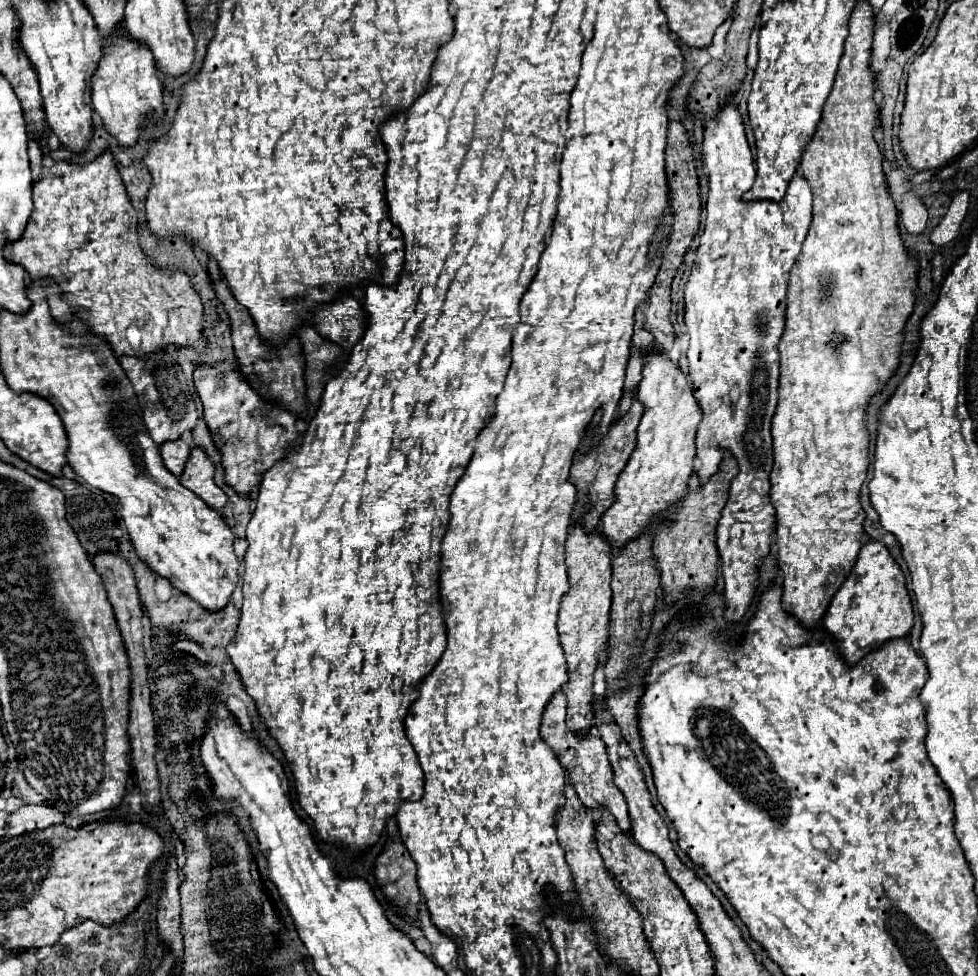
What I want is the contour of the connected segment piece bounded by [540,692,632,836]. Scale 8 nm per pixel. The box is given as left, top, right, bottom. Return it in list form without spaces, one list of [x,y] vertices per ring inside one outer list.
[[[558,692],[550,700],[550,706],[546,706],[544,718],[542,718],[542,728],[540,728],[540,738],[550,746],[550,750],[560,760],[562,768],[568,772],[568,780],[574,786],[574,790],[576,790],[578,798],[582,800],[582,804],[586,808],[590,808],[592,812],[598,812],[598,808],[608,808],[610,814],[616,818],[620,830],[626,832],[628,836],[632,836],[632,824],[630,824],[630,818],[628,818],[626,800],[624,800],[622,792],[616,788],[616,784],[614,784],[614,774],[612,774],[612,766],[608,762],[606,746],[604,746],[604,742],[600,738],[596,738],[592,734],[580,738],[580,736],[576,736],[574,732],[568,730],[564,692]]]

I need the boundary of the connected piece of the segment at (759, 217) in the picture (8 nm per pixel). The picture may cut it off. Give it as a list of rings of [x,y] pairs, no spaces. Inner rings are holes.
[[[728,100],[722,106],[722,110],[718,112],[716,118],[706,118],[702,148],[704,148],[704,166],[710,170],[710,182],[708,182],[708,202],[706,202],[706,228],[704,228],[704,232],[700,236],[700,246],[698,246],[698,252],[696,252],[696,264],[692,266],[692,274],[690,274],[690,280],[688,280],[686,290],[684,290],[684,300],[686,300],[684,320],[686,320],[686,328],[688,328],[688,336],[690,336],[690,348],[688,348],[686,356],[688,356],[688,366],[690,366],[688,374],[692,378],[694,396],[696,396],[696,402],[698,402],[700,410],[702,410],[702,420],[700,420],[698,434],[696,434],[696,456],[700,458],[702,464],[696,470],[696,476],[700,478],[700,484],[708,482],[710,476],[718,470],[724,450],[730,450],[732,456],[736,458],[738,466],[740,466],[740,472],[736,474],[736,478],[732,482],[732,488],[730,488],[730,500],[728,500],[726,508],[722,510],[722,518],[720,518],[718,530],[716,530],[716,548],[718,548],[720,558],[722,558],[722,578],[724,578],[724,600],[726,600],[724,618],[726,618],[726,622],[740,622],[744,618],[746,610],[750,608],[752,600],[754,600],[754,594],[756,594],[756,588],[758,588],[758,568],[764,564],[764,558],[770,552],[772,532],[776,528],[776,510],[774,510],[774,504],[770,500],[770,472],[772,472],[772,462],[774,462],[770,420],[772,420],[772,414],[774,414],[776,402],[778,402],[778,356],[780,356],[778,354],[778,340],[780,340],[780,336],[784,332],[786,288],[788,288],[790,270],[792,270],[794,262],[800,256],[802,242],[804,242],[804,238],[808,234],[808,228],[810,228],[810,222],[812,222],[812,190],[810,190],[806,178],[794,176],[782,202],[744,202],[742,200],[742,194],[746,190],[750,190],[750,186],[754,184],[754,160],[752,160],[752,154],[750,154],[750,146],[746,142],[744,124],[742,124],[740,112],[736,110],[732,100]]]

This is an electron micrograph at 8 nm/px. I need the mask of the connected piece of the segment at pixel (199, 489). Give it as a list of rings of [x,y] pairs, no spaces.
[[[192,448],[192,454],[188,458],[188,464],[184,468],[184,474],[180,476],[182,486],[192,490],[196,496],[200,496],[208,506],[214,510],[222,510],[228,502],[228,496],[214,484],[214,464],[208,460],[208,456],[202,452],[202,448]]]

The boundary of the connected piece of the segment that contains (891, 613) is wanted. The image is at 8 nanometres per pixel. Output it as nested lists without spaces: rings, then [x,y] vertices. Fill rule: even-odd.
[[[874,540],[864,544],[850,578],[836,592],[824,616],[824,628],[836,638],[846,664],[852,666],[860,662],[862,656],[882,646],[882,642],[908,636],[912,626],[914,610],[900,566],[894,562],[884,544]]]

